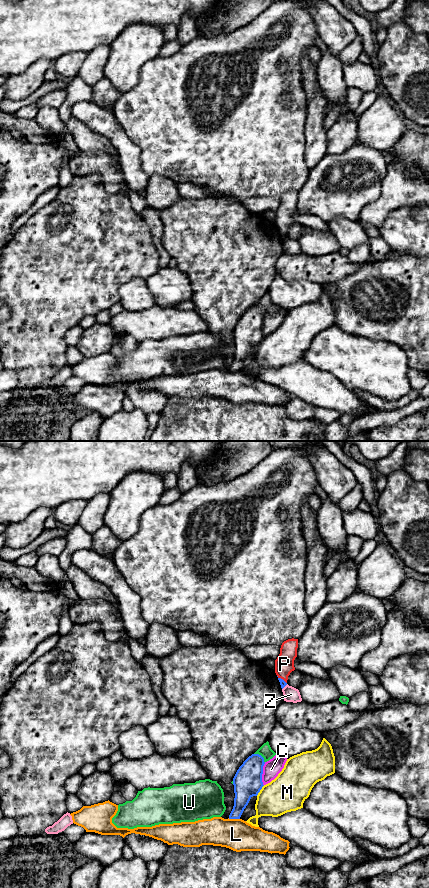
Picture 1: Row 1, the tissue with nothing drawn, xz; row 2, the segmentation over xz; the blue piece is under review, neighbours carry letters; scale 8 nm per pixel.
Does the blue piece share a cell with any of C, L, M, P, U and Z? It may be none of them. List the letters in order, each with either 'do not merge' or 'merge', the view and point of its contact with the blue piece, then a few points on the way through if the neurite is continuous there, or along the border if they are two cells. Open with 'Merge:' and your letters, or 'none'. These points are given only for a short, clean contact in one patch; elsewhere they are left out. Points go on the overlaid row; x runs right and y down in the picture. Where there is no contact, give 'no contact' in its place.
Merge: P
C: do not merge; contact xz (262, 773)
L: do not merge; contact xz (234, 818)
M: do not merge; contact xz (260, 789)
P: merge; contact xz (282, 679); way xz (282, 682), (282, 679), (284, 664)
U: do not merge; contact xz (261, 756)
Z: do not merge; contact xz (284, 686); border xz (287, 684), (282, 689)

